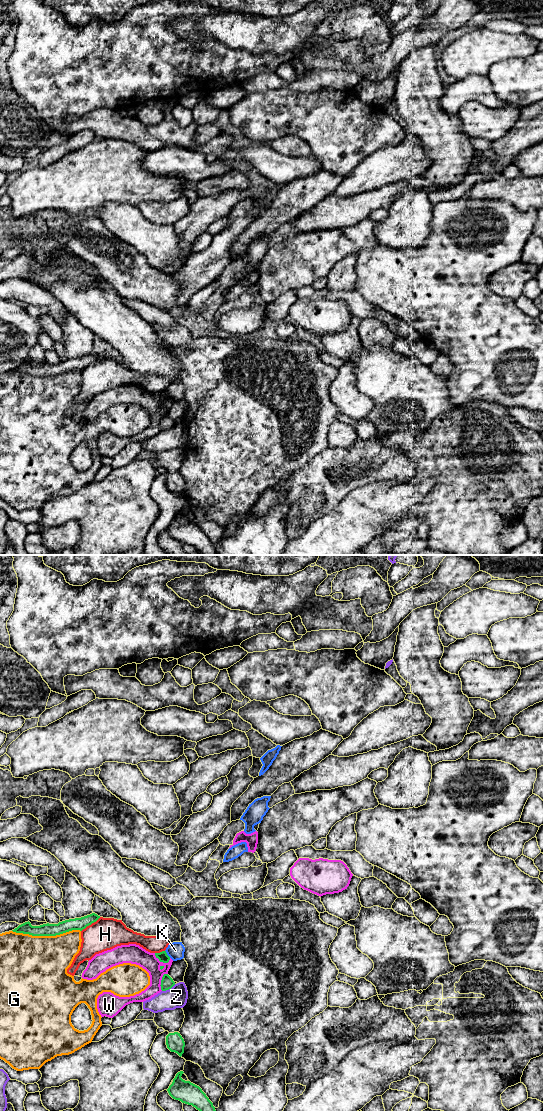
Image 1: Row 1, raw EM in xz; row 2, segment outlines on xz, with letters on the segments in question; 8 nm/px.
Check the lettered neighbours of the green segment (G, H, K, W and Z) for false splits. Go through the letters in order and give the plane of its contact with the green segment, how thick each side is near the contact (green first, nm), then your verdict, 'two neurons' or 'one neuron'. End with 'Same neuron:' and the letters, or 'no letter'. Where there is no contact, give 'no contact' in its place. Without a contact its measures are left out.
G: meets green in xz; 100 nm thick on the green side, 460 nm on the other; two neurons
H: meets green in xz; 100 nm thick on the green side, 260 nm on the other; two neurons
K: meets green in xz; 80 nm thick on the green side, 140 nm on the other; two neurons
W: meets green in xz; 80 nm thick on the green side, 160 nm on the other; two neurons
Z: meets green in xz; 100 nm thick on the green side, 170 nm on the other; two neurons
Same neuron: no letter

